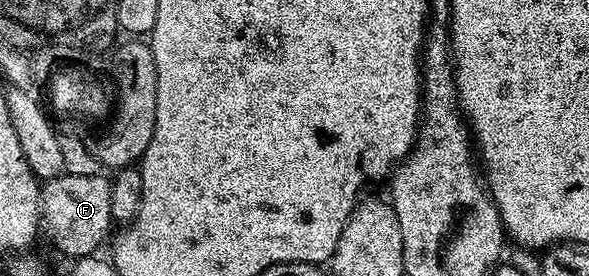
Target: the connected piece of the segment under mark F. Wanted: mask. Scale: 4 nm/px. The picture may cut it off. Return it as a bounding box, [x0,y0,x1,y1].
[40,174,112,258]

